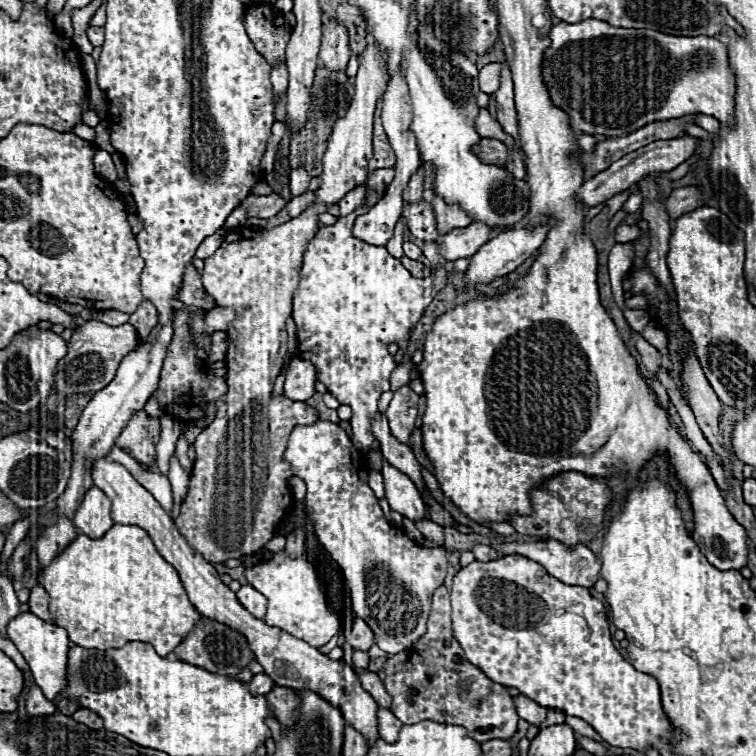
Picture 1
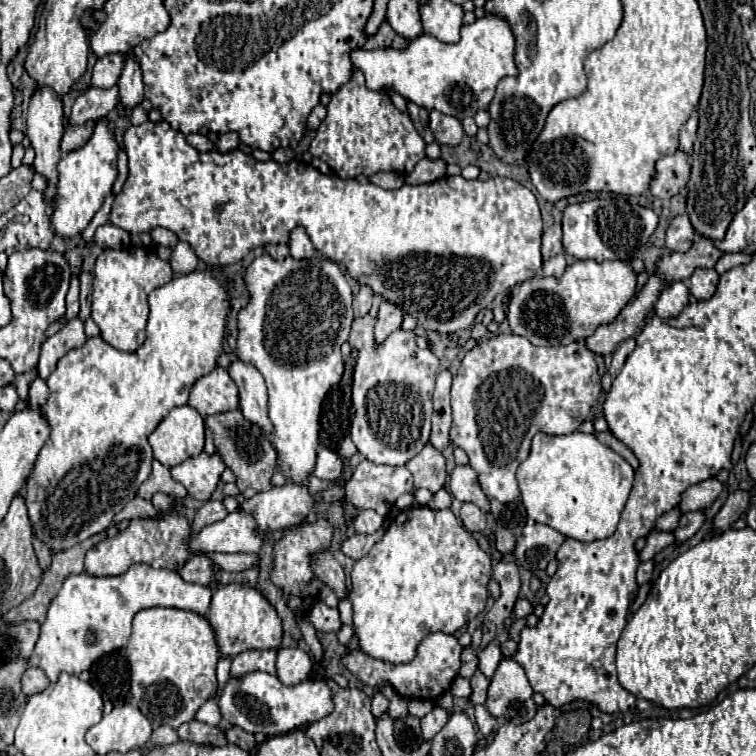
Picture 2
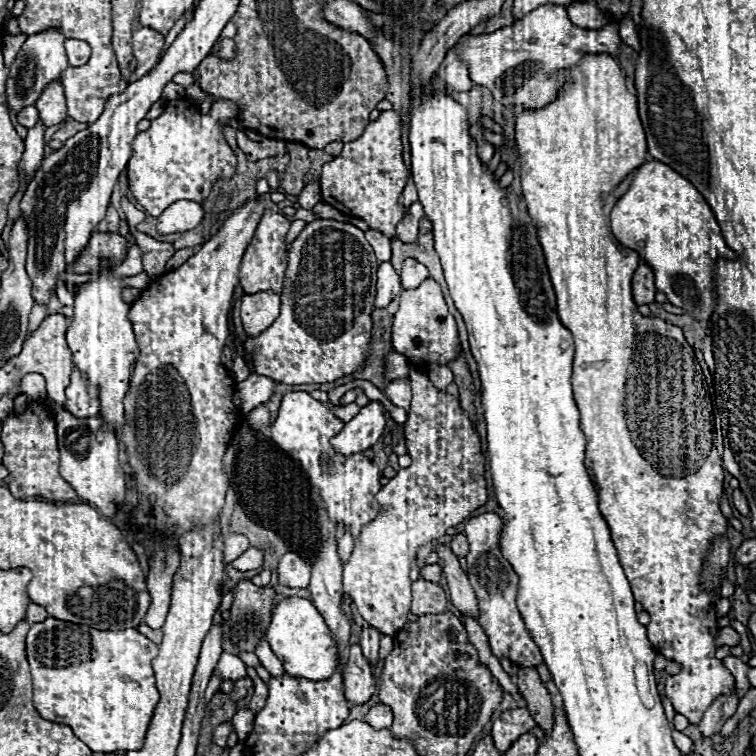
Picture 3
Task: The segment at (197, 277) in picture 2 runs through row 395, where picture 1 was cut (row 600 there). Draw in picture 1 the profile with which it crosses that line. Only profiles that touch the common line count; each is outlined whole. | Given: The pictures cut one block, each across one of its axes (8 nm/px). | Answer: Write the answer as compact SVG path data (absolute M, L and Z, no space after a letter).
M114 524L98 540L80 534L48 568L42 568L38 582L50 596L50 616L54 624L66 628L70 642L82 648L112 650L138 640L152 644L160 656L168 656L202 620L198 610L190 604L178 572L156 552L146 530L138 526Z

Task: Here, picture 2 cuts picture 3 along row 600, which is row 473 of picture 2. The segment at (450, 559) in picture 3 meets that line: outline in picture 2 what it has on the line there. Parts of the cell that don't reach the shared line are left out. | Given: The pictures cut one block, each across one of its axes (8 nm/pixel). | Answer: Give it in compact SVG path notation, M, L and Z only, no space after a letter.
M456 466L450 474L450 492L460 502L472 502L490 512L490 500L478 484L478 474L470 466Z

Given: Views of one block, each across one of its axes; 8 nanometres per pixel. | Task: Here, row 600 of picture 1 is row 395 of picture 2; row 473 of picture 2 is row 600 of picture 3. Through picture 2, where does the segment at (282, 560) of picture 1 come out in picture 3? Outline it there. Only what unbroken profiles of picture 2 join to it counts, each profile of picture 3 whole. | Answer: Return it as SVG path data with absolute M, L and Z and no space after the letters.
M292 596L284 598L272 614L272 622L266 630L266 640L270 642L274 654L284 664L284 670L290 676L300 676L308 680L326 680L332 676L336 666L336 646L326 626L324 618L316 610L314 602L308 598Z

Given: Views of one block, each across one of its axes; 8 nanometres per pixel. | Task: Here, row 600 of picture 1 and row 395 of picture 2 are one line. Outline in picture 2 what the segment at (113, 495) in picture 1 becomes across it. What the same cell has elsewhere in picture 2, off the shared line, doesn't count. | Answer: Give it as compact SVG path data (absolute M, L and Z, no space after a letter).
M216 368L210 374L202 376L192 392L188 404L196 408L204 418L216 412L228 412L236 410L240 400L238 400L238 388L230 374L224 368Z

